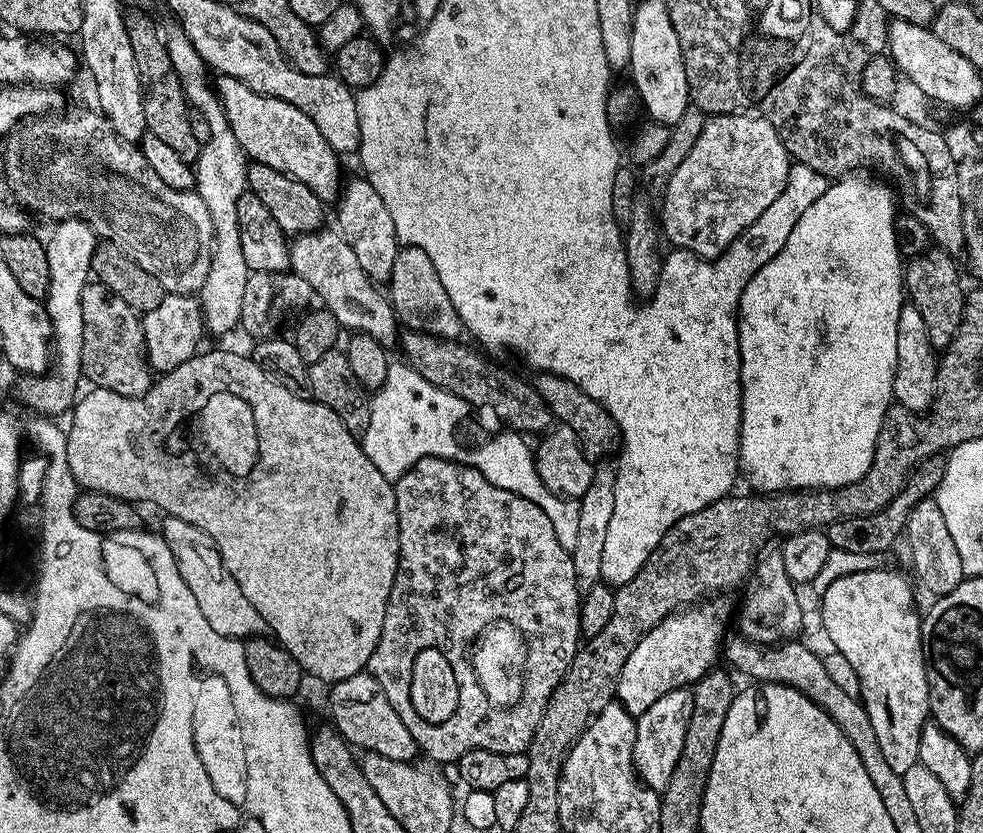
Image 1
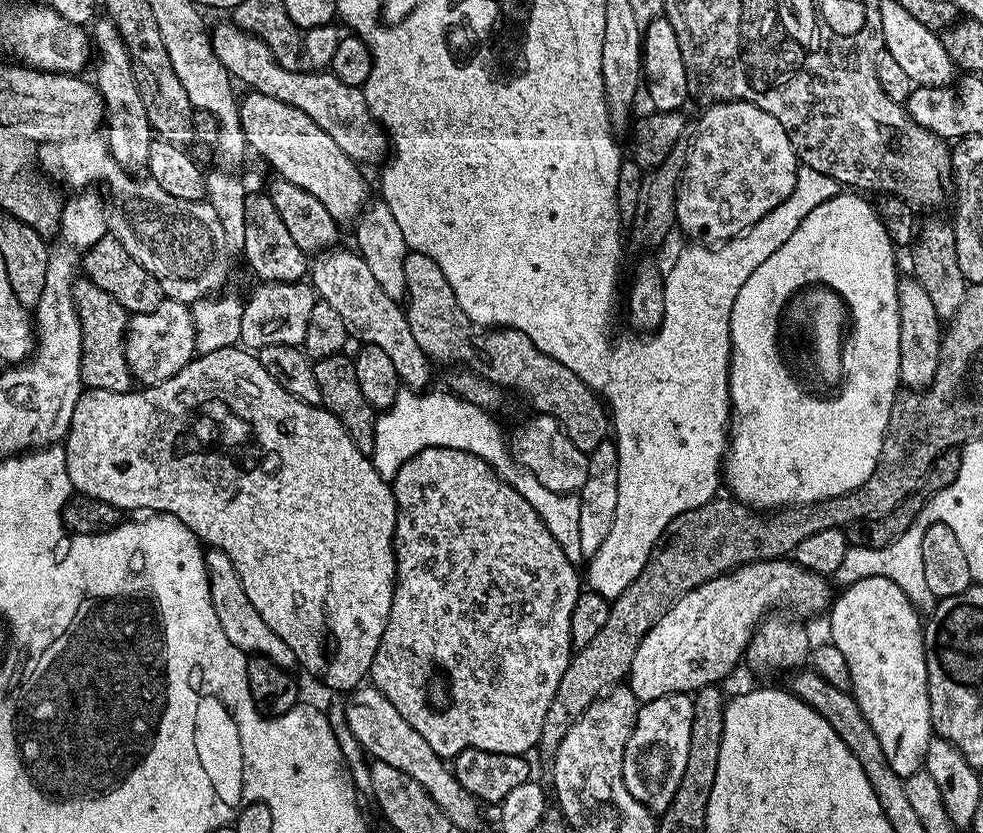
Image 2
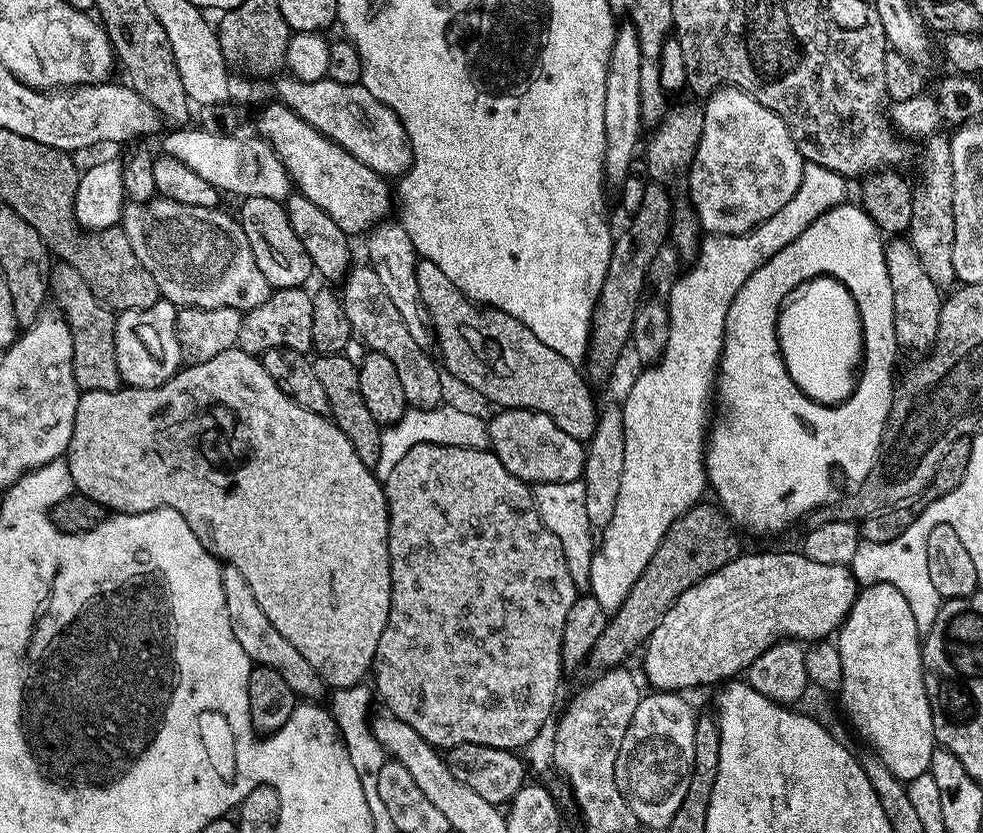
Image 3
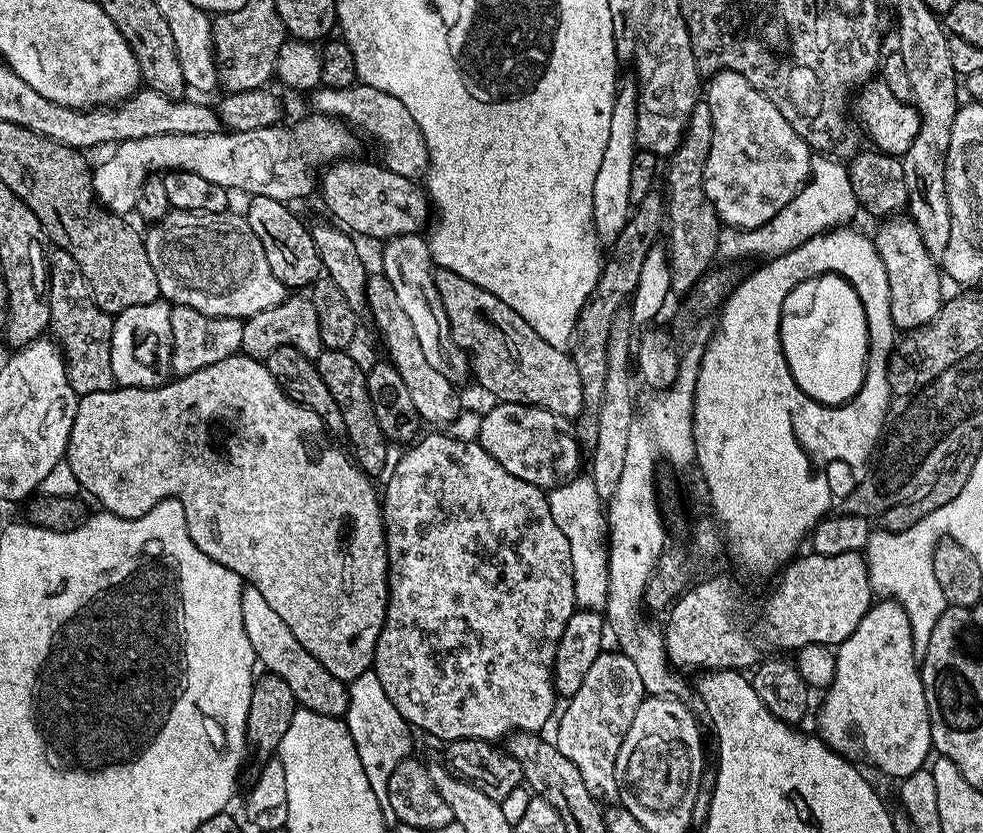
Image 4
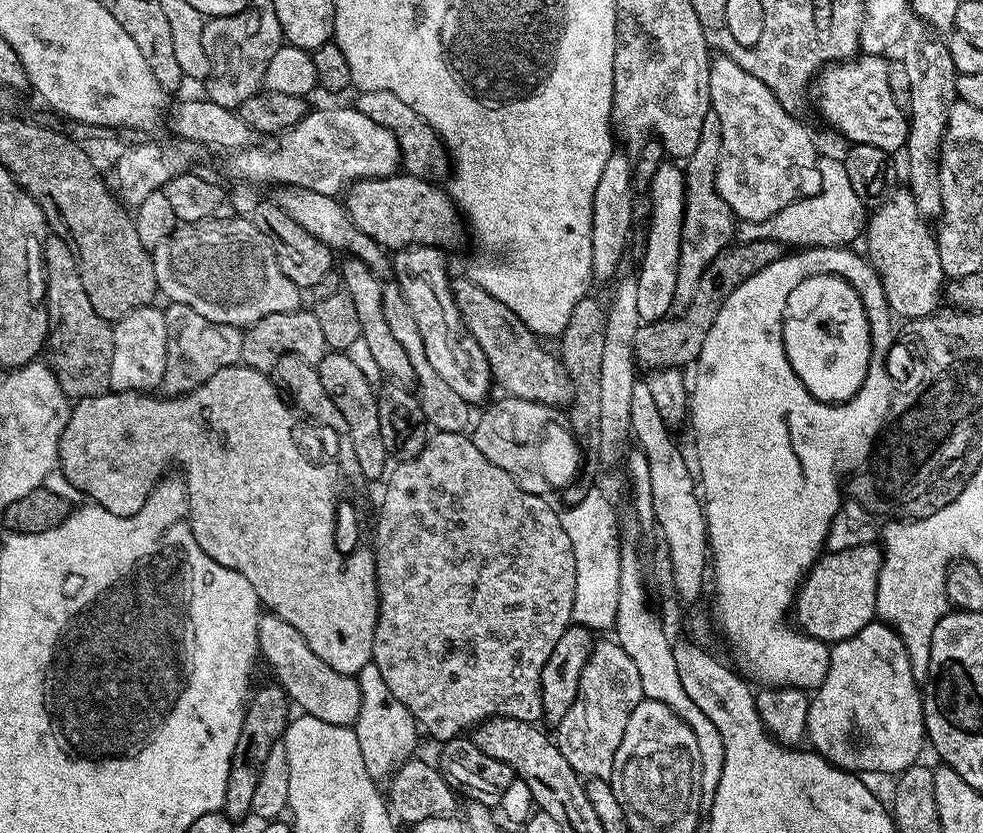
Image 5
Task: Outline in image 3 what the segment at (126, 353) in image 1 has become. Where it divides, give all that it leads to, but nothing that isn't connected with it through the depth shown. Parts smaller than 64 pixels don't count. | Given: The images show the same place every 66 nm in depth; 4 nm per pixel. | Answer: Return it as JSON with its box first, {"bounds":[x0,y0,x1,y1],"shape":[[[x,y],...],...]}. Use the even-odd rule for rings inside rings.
{"bounds":[50,262,122,392],"shape":[[[56,262],[50,268],[50,296],[55,307],[68,321],[74,338],[74,378],[81,392],[94,390],[118,390],[122,386],[118,374],[118,358],[114,354],[114,330],[117,313],[103,304],[86,286],[86,278],[74,270],[74,266]]]}

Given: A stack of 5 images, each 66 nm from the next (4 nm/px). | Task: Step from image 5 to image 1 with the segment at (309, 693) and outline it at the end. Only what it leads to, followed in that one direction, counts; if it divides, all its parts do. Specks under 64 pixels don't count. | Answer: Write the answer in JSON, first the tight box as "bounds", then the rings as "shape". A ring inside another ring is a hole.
{"bounds":[163,515,268,641],"shape":[[[165,515],[163,519],[164,541],[170,546],[182,578],[190,586],[190,592],[197,599],[202,615],[206,617],[206,622],[210,622],[212,629],[218,630],[218,634],[231,636],[233,640],[239,641],[249,636],[265,635],[268,624],[262,614],[258,614],[258,610],[250,606],[246,594],[242,594],[242,586],[238,586],[238,582],[234,582],[234,578],[226,570],[222,554],[218,554],[218,546],[210,538],[210,534],[198,530],[198,526],[190,526],[190,522],[182,522],[182,518]]]}

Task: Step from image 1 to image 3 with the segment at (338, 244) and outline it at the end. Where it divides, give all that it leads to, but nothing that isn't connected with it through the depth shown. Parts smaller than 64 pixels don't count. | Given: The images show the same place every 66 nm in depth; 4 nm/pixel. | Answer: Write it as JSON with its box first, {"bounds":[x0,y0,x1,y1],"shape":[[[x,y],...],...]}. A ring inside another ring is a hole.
{"bounds":[342,266,444,408],"shape":[[[370,266],[364,268],[353,267],[342,281],[342,299],[346,318],[350,318],[350,326],[357,337],[361,336],[373,352],[386,354],[394,367],[398,369],[398,378],[402,381],[402,390],[406,390],[409,405],[414,408],[435,408],[444,396],[444,384],[440,381],[441,369],[437,361],[428,357],[429,353],[410,338],[410,330],[406,330],[406,322],[402,322],[402,314],[394,302],[390,302],[382,281]],[[436,364],[437,368],[436,369]],[[440,371],[440,372],[439,372]]]}

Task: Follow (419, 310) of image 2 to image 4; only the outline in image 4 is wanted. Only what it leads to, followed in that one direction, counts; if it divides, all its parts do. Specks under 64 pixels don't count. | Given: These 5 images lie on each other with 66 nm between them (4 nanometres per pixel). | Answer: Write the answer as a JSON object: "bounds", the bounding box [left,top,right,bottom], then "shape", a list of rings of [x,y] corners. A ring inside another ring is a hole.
{"bounds":[434,268,584,421],"shape":[[[436,268],[434,275],[438,298],[442,298],[442,306],[446,310],[451,343],[456,343],[461,348],[461,353],[468,352],[467,359],[470,361],[470,372],[474,380],[476,376],[477,382],[490,395],[496,396],[492,398],[497,401],[505,404],[529,404],[535,408],[544,408],[561,421],[575,421],[584,411],[584,399],[582,378],[578,378],[578,366],[574,366],[571,355],[565,349],[550,346],[546,338],[538,338],[538,330],[534,330],[534,326],[530,326],[530,322],[526,322],[522,314],[510,310],[510,306],[494,298],[494,294],[474,286],[474,282],[466,282],[466,278],[445,268]]]}

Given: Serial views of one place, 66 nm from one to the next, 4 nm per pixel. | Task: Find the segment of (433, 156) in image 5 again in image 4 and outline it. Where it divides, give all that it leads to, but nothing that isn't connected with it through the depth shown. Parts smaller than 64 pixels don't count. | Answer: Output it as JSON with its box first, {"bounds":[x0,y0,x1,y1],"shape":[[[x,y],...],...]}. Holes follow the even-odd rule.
{"bounds":[310,82,428,181],"shape":[[[359,82],[345,88],[325,88],[323,86],[311,93],[310,99],[317,113],[321,116],[332,116],[335,120],[343,120],[349,128],[361,137],[373,140],[380,147],[379,159],[385,168],[394,170],[394,174],[402,174],[402,178],[419,181],[428,171],[428,147],[414,122],[414,118],[390,94],[378,90],[369,84]]]}

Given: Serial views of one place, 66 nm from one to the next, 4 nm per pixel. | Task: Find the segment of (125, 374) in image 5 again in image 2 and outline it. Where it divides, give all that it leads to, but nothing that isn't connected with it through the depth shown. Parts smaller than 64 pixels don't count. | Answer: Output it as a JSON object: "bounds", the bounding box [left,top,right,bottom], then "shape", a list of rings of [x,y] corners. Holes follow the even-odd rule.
{"bounds":[124,298,197,385],"shape":[[[165,298],[154,310],[135,313],[124,333],[124,349],[132,375],[141,385],[166,382],[166,378],[178,374],[197,355],[191,307],[180,300]]]}

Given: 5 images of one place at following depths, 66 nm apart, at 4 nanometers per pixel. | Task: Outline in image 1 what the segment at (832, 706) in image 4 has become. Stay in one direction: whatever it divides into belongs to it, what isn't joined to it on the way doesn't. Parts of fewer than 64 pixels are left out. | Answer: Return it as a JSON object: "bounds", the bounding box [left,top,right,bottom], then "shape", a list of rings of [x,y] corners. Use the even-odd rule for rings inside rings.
{"bounds":[819,566,930,776],"shape":[[[877,566],[838,578],[819,600],[820,620],[831,647],[846,654],[858,674],[858,699],[866,714],[870,714],[886,763],[899,776],[904,776],[910,766],[920,762],[918,738],[930,716],[928,679],[920,641],[922,616],[915,612],[912,588],[906,577]]]}

